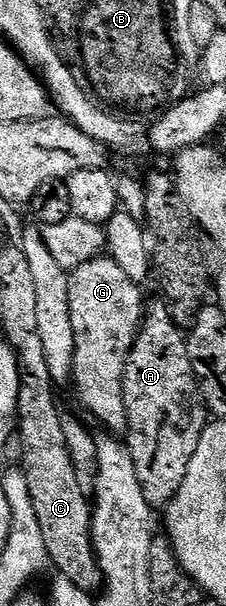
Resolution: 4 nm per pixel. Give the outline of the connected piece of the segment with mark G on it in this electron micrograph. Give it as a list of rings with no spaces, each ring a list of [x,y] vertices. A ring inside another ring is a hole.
[[[106,254],[68,273],[68,314],[72,314],[72,334],[76,334],[72,389],[87,414],[95,416],[110,434],[122,434],[126,430],[122,379],[126,359],[142,324],[142,290]]]

